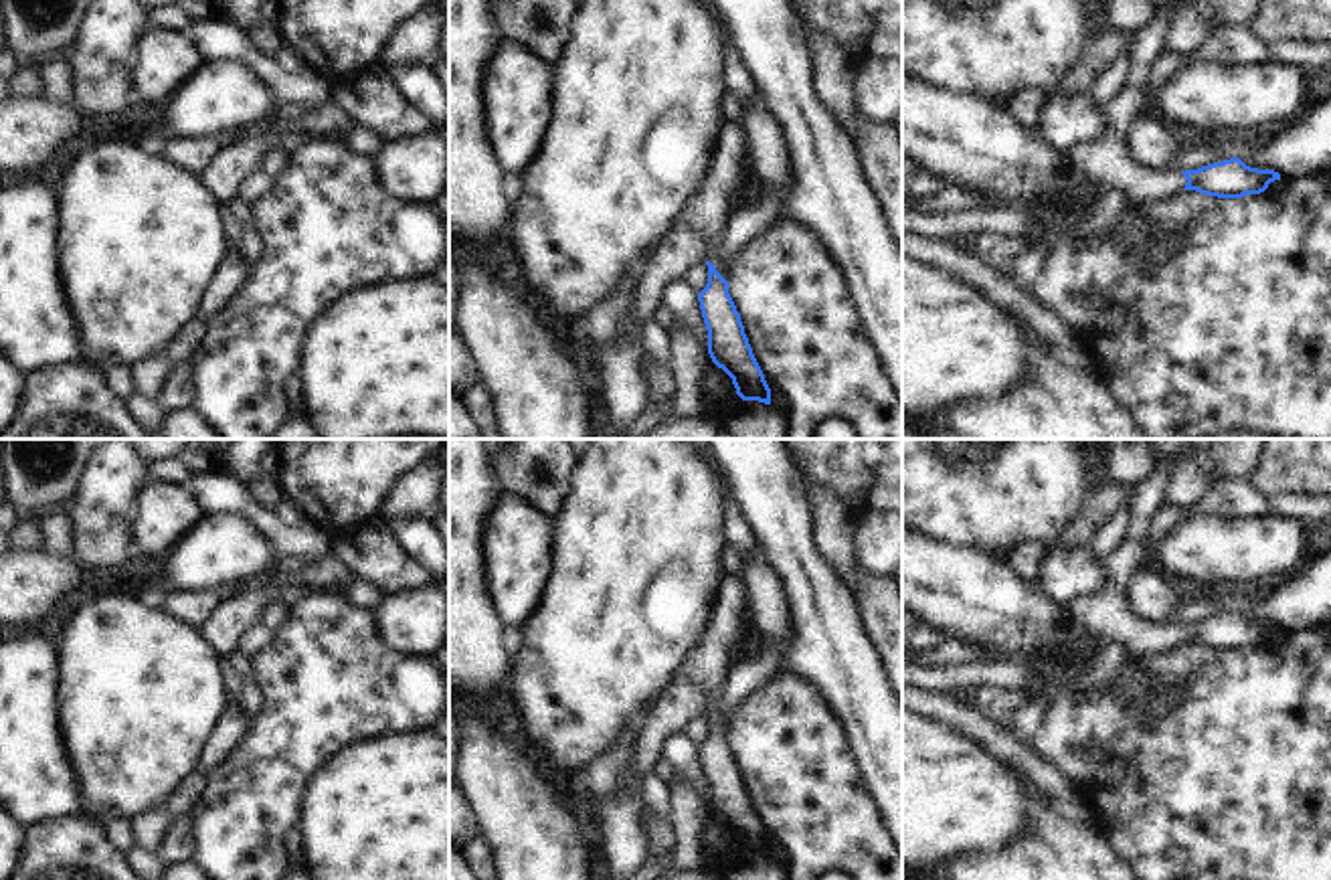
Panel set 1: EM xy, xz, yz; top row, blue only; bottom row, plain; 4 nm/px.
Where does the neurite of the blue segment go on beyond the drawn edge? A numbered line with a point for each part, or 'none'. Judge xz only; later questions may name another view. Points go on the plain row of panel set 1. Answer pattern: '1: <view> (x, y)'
1: xz (721, 650)

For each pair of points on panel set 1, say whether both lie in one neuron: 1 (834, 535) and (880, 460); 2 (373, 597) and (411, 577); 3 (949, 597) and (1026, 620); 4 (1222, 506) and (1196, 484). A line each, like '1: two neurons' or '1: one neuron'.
1: two neurons
2: two neurons
3: one neuron
4: two neurons

